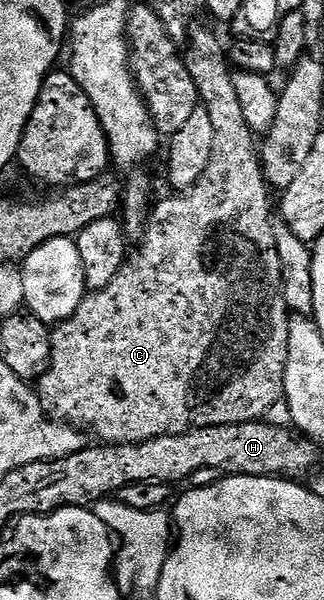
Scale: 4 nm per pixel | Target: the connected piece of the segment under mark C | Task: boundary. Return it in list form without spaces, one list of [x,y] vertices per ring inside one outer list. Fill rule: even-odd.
[[[191,28],[188,38],[190,50],[185,50],[184,60],[188,67],[188,75],[192,75],[192,83],[196,83],[201,108],[208,111],[212,122],[212,159],[208,159],[204,175],[200,175],[200,179],[192,188],[175,192],[170,195],[174,197],[160,202],[159,205],[157,202],[149,210],[140,234],[142,242],[138,245],[138,261],[127,260],[122,270],[112,279],[112,283],[108,283],[108,287],[87,292],[86,298],[82,300],[80,307],[76,307],[73,315],[53,326],[50,334],[50,366],[36,382],[38,398],[54,420],[64,421],[67,425],[83,431],[91,429],[99,437],[97,439],[99,442],[108,445],[135,445],[164,435],[180,435],[196,427],[216,427],[228,423],[256,421],[265,418],[270,408],[283,396],[282,384],[288,363],[288,335],[292,314],[286,308],[280,255],[276,255],[274,221],[272,216],[270,217],[272,190],[262,174],[259,142],[252,127],[248,127],[248,122],[244,119],[244,110],[240,108],[240,98],[236,96],[236,83],[228,60],[227,46],[222,46],[221,39],[212,30],[198,28]]]

